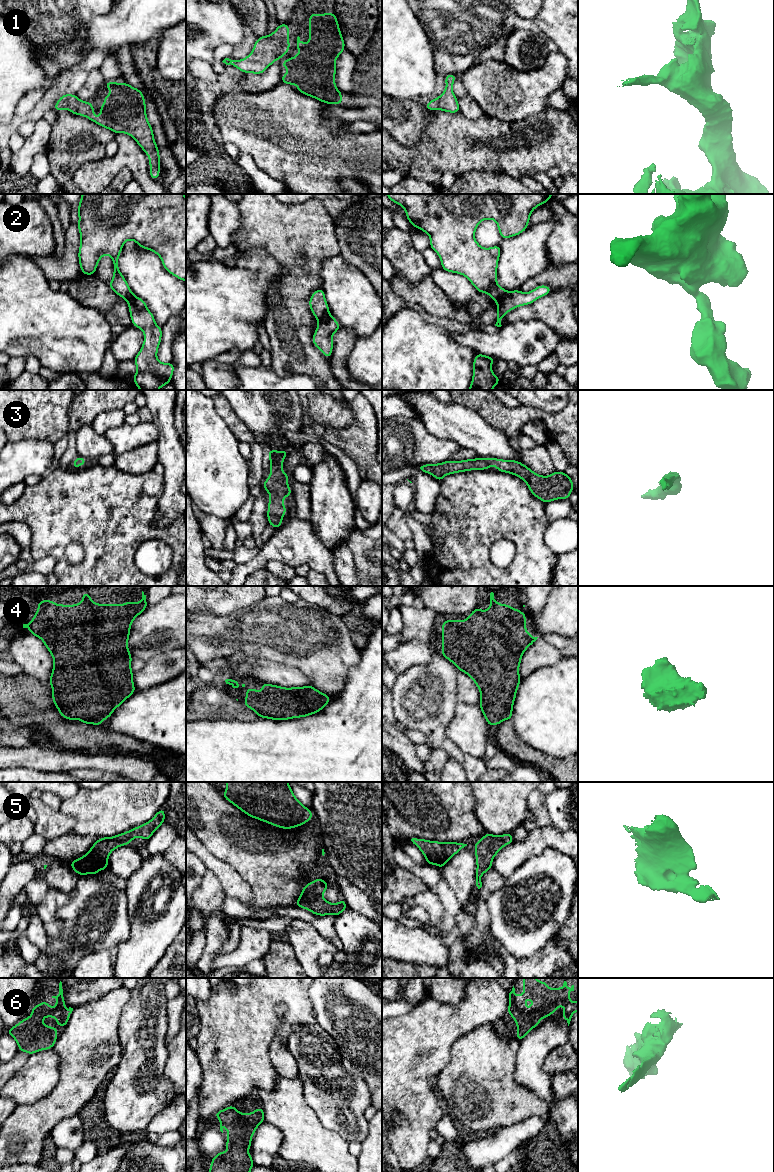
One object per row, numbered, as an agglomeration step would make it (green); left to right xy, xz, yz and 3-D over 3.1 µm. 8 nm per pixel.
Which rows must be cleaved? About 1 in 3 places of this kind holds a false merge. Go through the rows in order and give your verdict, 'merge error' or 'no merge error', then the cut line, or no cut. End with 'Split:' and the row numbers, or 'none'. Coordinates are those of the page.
1: no merge error; cut none
2: merge error; cut xz (328, 312), (318, 320)
3: no merge error; cut none
4: no merge error; cut none
5: no merge error; cut none
6: no merge error; cut none
Split: 2

